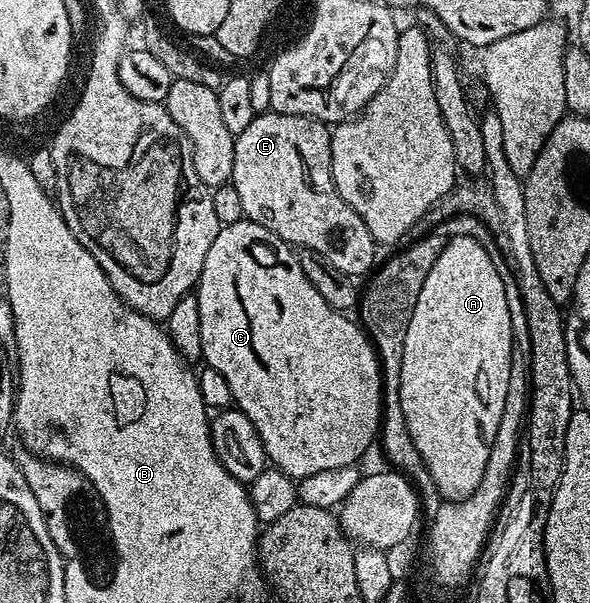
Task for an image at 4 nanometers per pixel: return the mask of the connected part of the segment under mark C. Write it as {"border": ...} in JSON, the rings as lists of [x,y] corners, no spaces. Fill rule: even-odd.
{"border":[[[241,219],[235,224],[224,224],[220,227],[217,238],[209,246],[209,254],[205,254],[205,266],[199,275],[197,285],[199,298],[199,314],[201,316],[201,350],[206,367],[217,370],[229,382],[231,399],[234,407],[240,408],[247,417],[246,423],[255,427],[263,449],[267,452],[268,461],[274,467],[280,468],[285,475],[292,478],[321,474],[321,470],[337,470],[358,465],[359,459],[367,452],[367,447],[377,440],[381,423],[381,377],[379,375],[379,357],[367,338],[367,333],[354,319],[329,306],[321,294],[309,282],[309,278],[301,270],[298,255],[292,245],[279,236],[274,236],[269,230],[257,226],[249,219]]]}

